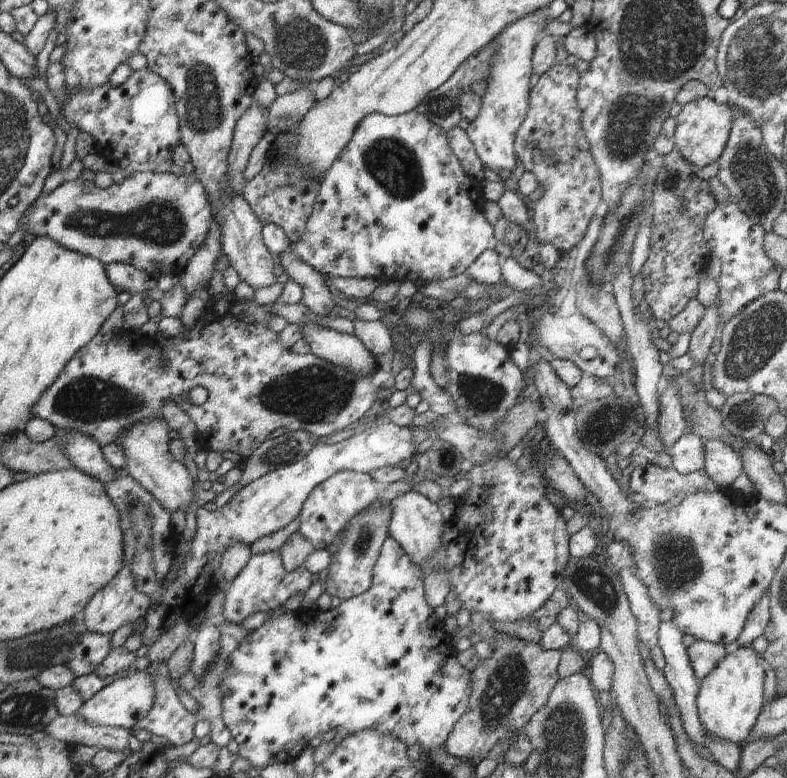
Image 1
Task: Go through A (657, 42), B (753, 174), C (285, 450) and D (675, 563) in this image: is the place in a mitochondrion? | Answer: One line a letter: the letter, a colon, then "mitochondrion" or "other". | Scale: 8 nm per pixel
A: mitochondrion
B: mitochondrion
C: mitochondrion
D: mitochondrion

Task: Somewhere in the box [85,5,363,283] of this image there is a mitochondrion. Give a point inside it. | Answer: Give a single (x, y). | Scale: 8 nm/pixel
(299, 45)

